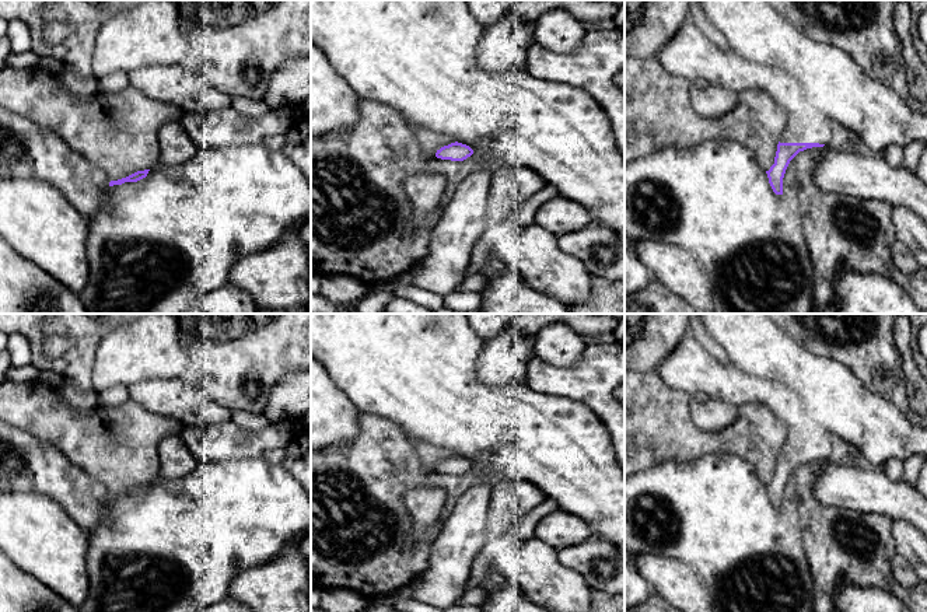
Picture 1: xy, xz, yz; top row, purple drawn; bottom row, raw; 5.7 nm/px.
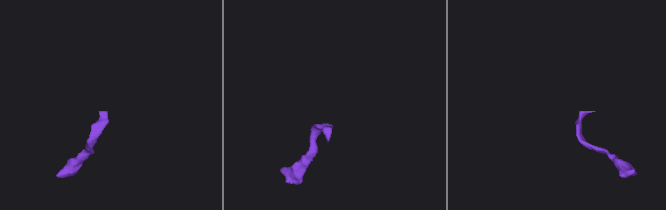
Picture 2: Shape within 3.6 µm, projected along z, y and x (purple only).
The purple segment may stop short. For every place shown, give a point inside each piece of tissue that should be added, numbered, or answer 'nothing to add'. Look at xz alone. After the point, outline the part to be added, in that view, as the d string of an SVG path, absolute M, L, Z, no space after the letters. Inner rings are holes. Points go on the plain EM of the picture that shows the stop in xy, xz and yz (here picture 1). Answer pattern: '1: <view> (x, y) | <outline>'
nothing to add

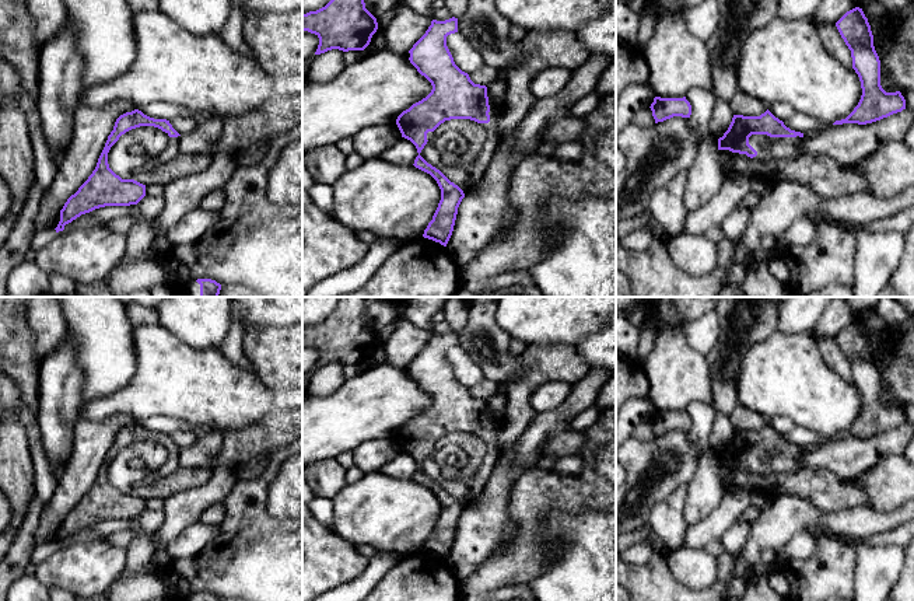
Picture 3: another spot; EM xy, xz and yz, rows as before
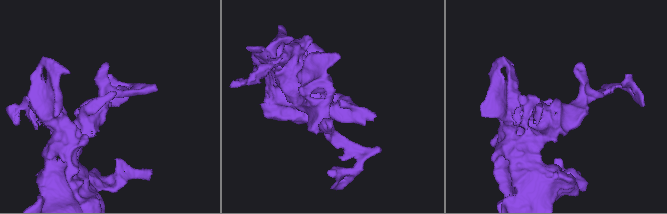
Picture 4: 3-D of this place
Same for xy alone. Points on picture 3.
1: xy (172, 460) | M167 447L167 451L168 451L168 457L167 457L165 464L155 471L148 471L144 475L144 478L140 481L139 485L148 486L148 485L154 483L158 478L165 478L165 476L174 474L181 467L179 465L179 450L169 451Z

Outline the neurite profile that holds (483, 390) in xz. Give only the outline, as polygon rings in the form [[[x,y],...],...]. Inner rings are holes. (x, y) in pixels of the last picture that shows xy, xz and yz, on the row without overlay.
[[[484,378],[479,384],[470,387],[469,391],[474,398],[487,401],[495,392],[495,384]]]

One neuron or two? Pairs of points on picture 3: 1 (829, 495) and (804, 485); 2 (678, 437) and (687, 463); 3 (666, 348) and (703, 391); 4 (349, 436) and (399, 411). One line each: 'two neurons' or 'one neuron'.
1: one neuron
2: one neuron
3: one neuron
4: one neuron

